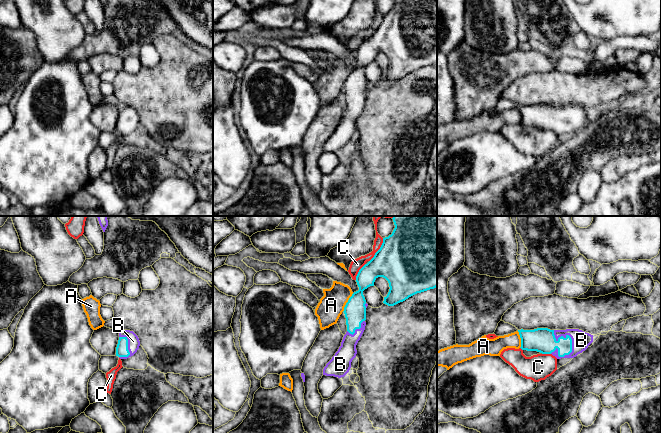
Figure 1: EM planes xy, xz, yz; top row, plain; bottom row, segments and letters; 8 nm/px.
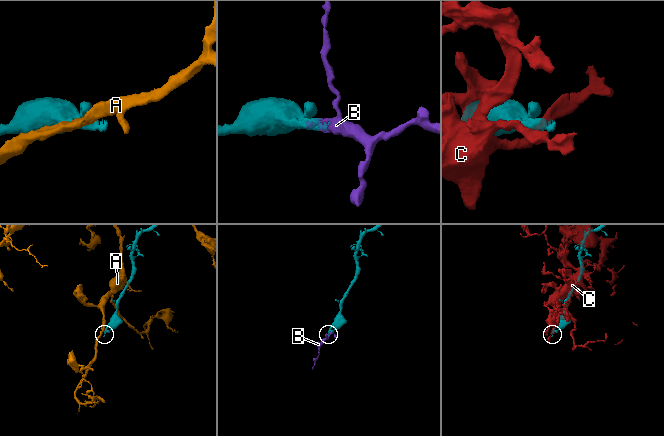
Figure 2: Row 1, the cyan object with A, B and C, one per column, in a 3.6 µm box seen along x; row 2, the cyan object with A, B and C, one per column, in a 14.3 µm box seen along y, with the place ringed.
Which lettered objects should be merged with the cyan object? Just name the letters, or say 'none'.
B

